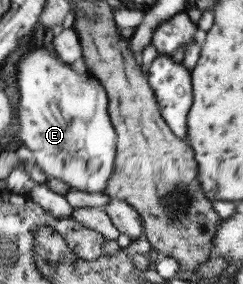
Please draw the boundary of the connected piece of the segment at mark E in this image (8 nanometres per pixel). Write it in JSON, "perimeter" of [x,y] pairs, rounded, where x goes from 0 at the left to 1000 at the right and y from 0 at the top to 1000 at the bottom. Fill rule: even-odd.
{"perimeter":[[[152,151],[119,158],[115,183],[99,187],[74,222],[66,222],[66,317],[74,317],[74,384],[66,384],[66,440],[74,430],[74,496],[82,511],[132,535],[140,574],[156,581],[165,602],[193,623],[247,630],[288,662],[346,676],[346,680],[424,680],[428,658],[461,609],[469,588],[469,553],[477,479],[440,405],[440,342],[428,310],[387,278],[387,264],[350,250],[350,261],[313,257],[300,250],[284,225],[251,218],[222,190],[198,187],[189,173],[152,162]]]}

